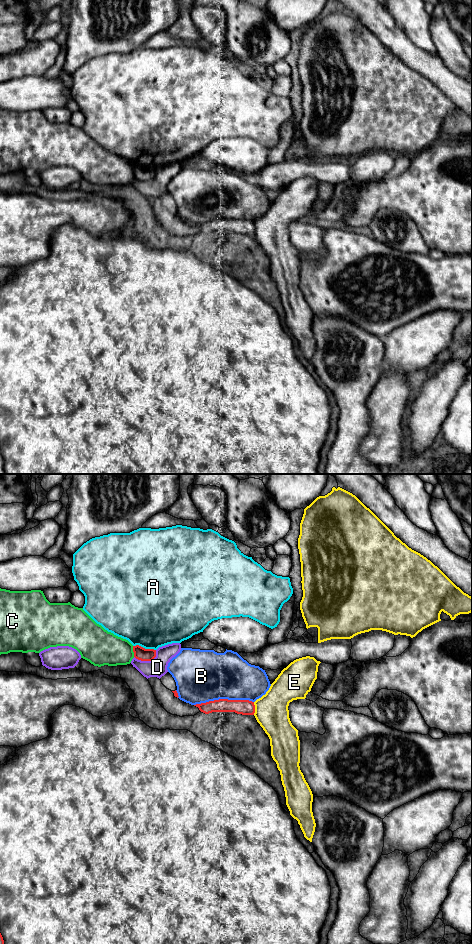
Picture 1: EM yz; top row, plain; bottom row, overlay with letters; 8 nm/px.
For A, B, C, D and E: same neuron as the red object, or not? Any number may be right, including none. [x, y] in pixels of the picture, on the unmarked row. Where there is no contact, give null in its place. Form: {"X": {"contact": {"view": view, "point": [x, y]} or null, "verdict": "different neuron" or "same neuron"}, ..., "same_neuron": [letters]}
{"A": {"contact": {"view": "yz", "point": [144, 168]}, "verdict": "different neuron"}, "B": {"contact": {"view": "yz", "point": [223, 219]}, "verdict": "different neuron"}, "C": {"contact": {"view": "yz", "point": [133, 171]}, "verdict": "different neuron"}, "D": {"contact": {"view": "yz", "point": [147, 180]}, "verdict": "different neuron"}, "E": {"contact": {"view": "yz", "point": [254, 228]}, "verdict": "different neuron"}, "same_neuron": []}

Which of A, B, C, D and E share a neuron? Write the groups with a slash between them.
A / B / C / D / E

